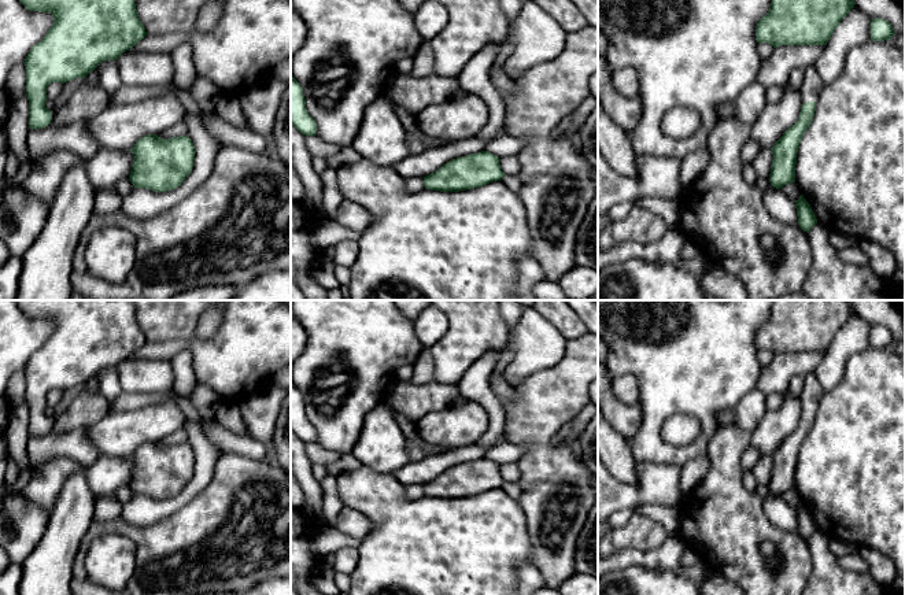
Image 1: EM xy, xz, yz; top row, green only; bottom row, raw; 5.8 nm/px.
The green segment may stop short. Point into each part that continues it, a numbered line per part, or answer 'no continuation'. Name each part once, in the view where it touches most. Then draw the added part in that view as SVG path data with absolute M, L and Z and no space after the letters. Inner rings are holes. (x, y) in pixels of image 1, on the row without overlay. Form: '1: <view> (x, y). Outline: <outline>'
1: yz (811, 395). Outline: M814 372L806 373L802 381L804 381L804 387L799 396L801 410L802 411L808 409L817 410L820 406L821 396L824 395L824 391L820 388L820 384Z

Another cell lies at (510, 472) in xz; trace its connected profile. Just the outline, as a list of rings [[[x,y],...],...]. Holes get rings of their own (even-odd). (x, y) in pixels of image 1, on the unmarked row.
[[[517,463],[499,465],[500,476],[505,481],[518,481],[520,468]]]

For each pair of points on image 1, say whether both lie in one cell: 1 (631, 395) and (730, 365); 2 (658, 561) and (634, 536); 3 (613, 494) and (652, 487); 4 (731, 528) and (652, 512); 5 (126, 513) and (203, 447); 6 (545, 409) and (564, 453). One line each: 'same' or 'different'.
1: different
2: different
3: same
4: different
5: same
6: same

